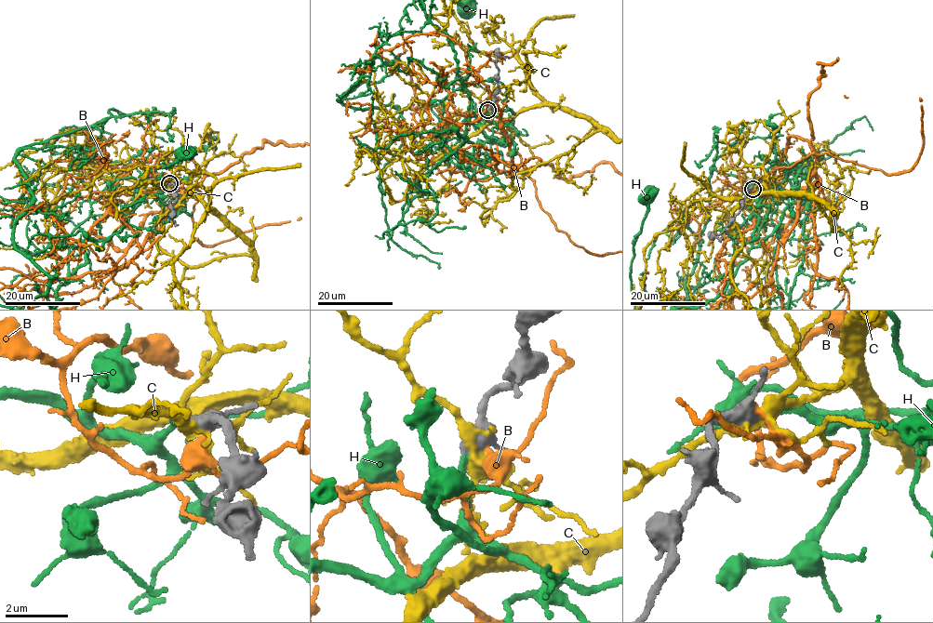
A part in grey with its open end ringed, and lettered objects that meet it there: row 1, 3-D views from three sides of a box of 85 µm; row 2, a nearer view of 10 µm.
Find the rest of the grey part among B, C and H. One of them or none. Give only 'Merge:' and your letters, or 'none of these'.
Merge: H

